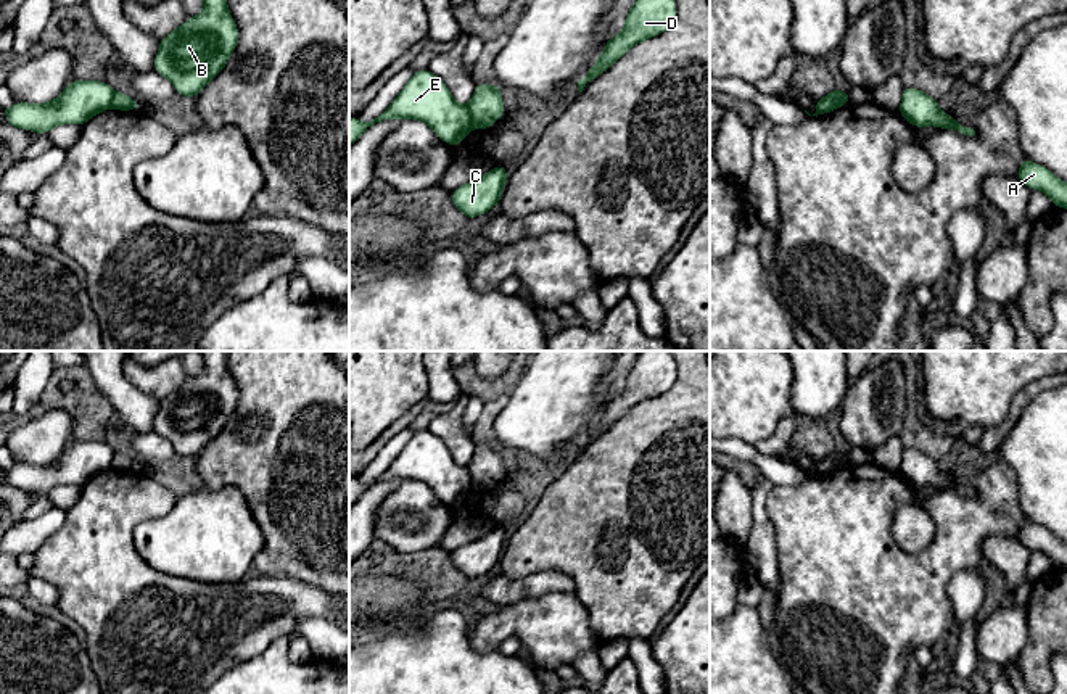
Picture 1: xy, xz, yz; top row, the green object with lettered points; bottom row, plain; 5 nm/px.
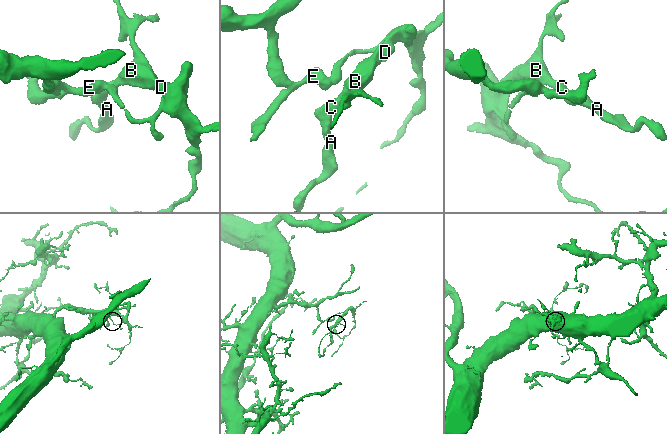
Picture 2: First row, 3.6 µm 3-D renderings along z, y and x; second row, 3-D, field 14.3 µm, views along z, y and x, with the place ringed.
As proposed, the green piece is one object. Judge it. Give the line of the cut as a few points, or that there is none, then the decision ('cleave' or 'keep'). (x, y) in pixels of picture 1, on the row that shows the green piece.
xz (465, 105), (473, 126) | cleave

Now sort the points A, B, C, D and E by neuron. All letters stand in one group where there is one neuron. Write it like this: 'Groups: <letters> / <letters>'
Groups: A B C D / E

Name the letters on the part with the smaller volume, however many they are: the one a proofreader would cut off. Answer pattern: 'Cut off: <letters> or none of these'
Cut off: A, B, C, D

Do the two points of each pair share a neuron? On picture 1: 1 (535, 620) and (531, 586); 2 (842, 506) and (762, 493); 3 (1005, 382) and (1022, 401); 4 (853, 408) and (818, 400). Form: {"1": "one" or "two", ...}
{"1": "two", "2": "two", "3": "two", "4": "two"}

